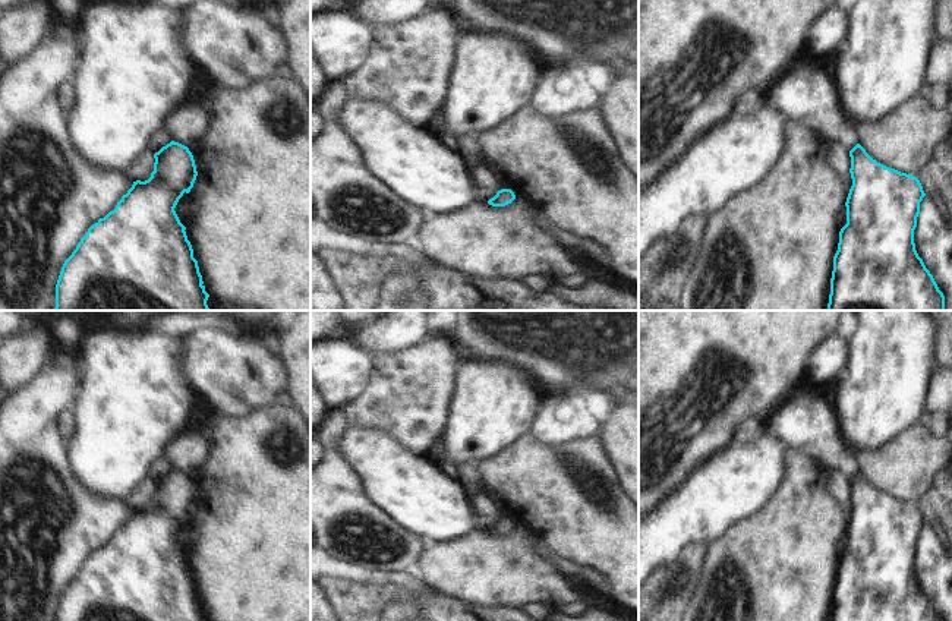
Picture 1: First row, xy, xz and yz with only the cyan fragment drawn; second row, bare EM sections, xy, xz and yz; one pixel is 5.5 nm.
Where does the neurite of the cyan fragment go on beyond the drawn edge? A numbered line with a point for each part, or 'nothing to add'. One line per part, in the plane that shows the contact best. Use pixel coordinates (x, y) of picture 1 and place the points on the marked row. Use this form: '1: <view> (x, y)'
nothing to add

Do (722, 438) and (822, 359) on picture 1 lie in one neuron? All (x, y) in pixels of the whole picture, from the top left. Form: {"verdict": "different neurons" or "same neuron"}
{"verdict": "different neurons"}

